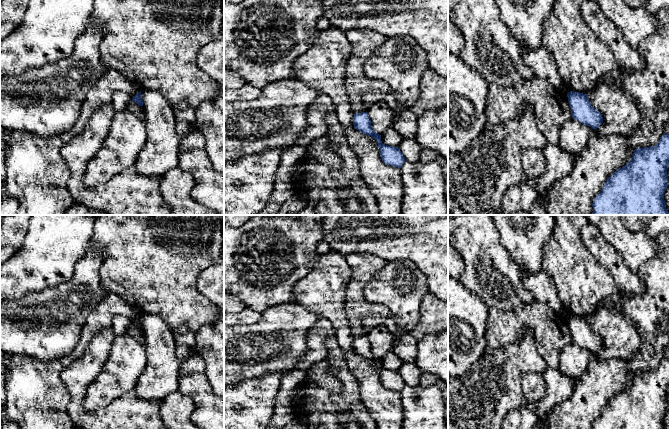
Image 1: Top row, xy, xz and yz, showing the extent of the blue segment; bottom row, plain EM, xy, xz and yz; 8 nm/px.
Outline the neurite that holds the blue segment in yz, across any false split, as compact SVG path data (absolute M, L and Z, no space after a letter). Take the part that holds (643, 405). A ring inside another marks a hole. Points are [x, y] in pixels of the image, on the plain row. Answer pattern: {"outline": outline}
{"outline": "M665 358L655 370L636 372L631 385L616 394L605 406L601 416L596 419L592 429L665 429L664 417L668 409L669 359Z"}

